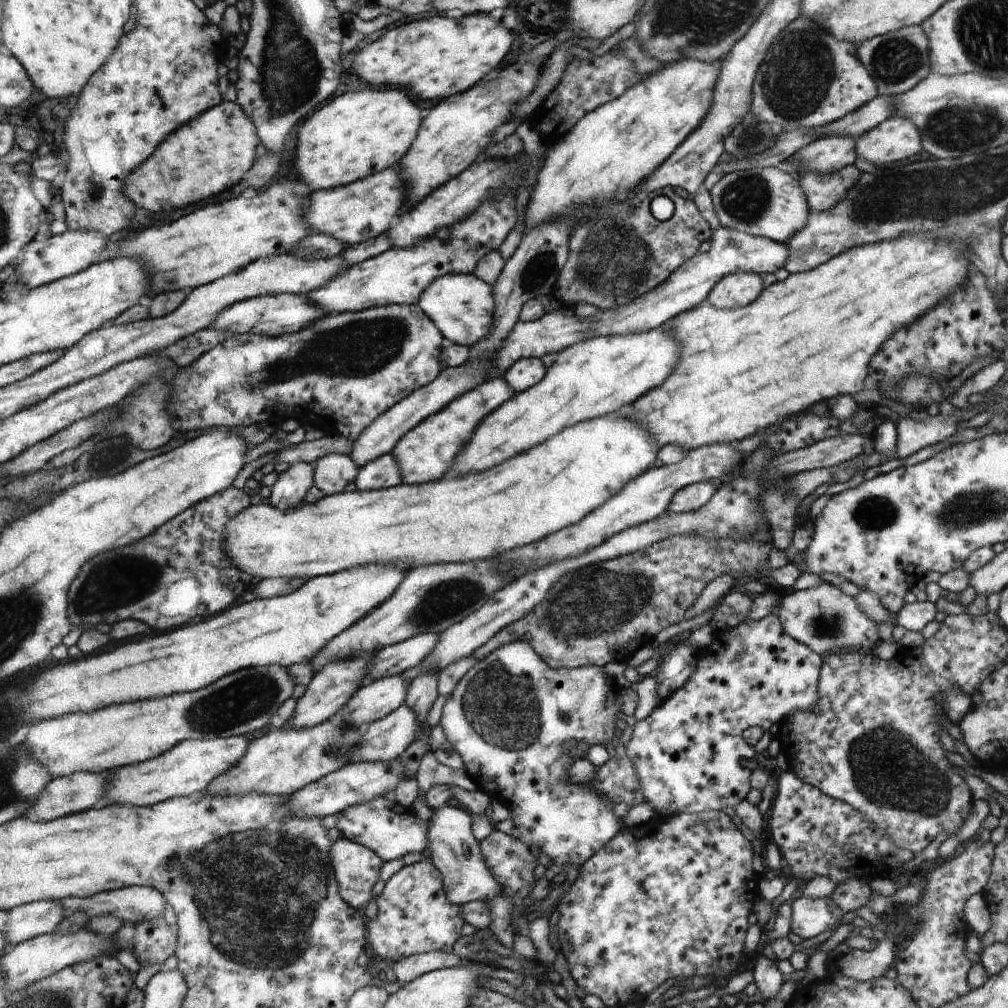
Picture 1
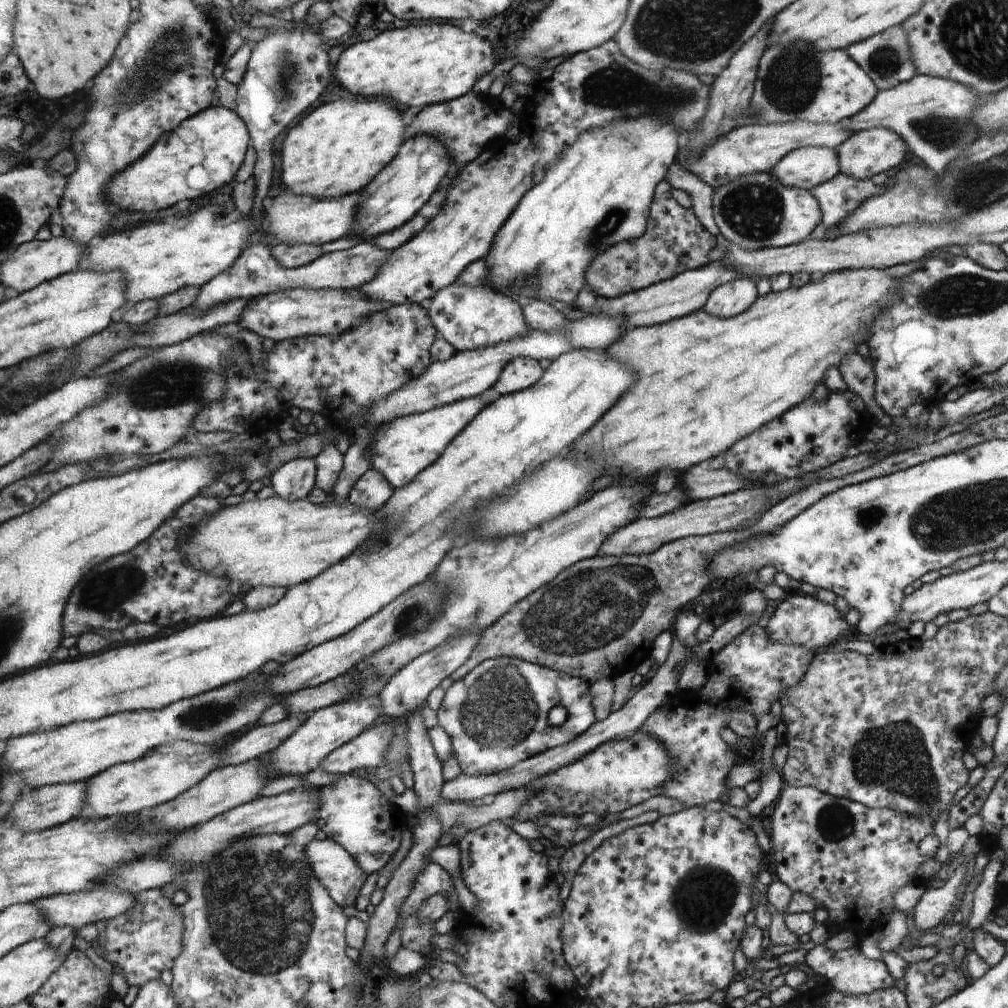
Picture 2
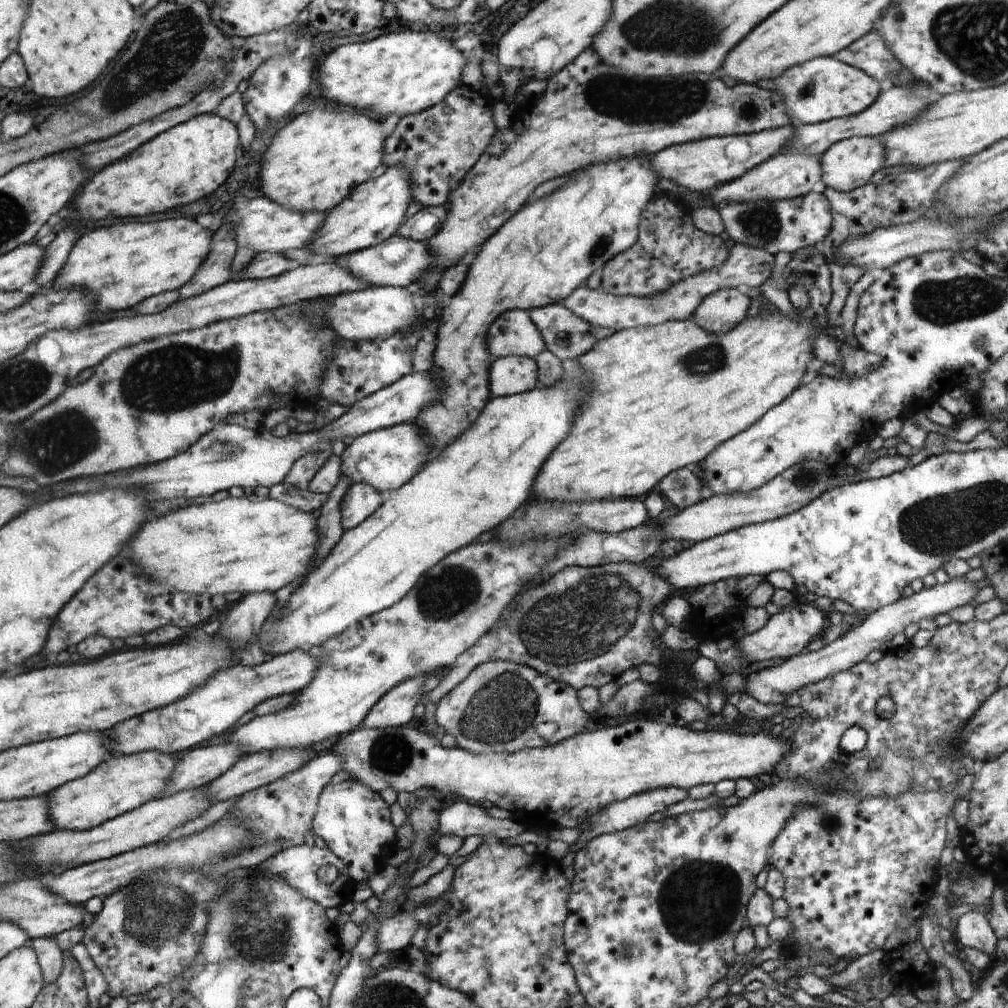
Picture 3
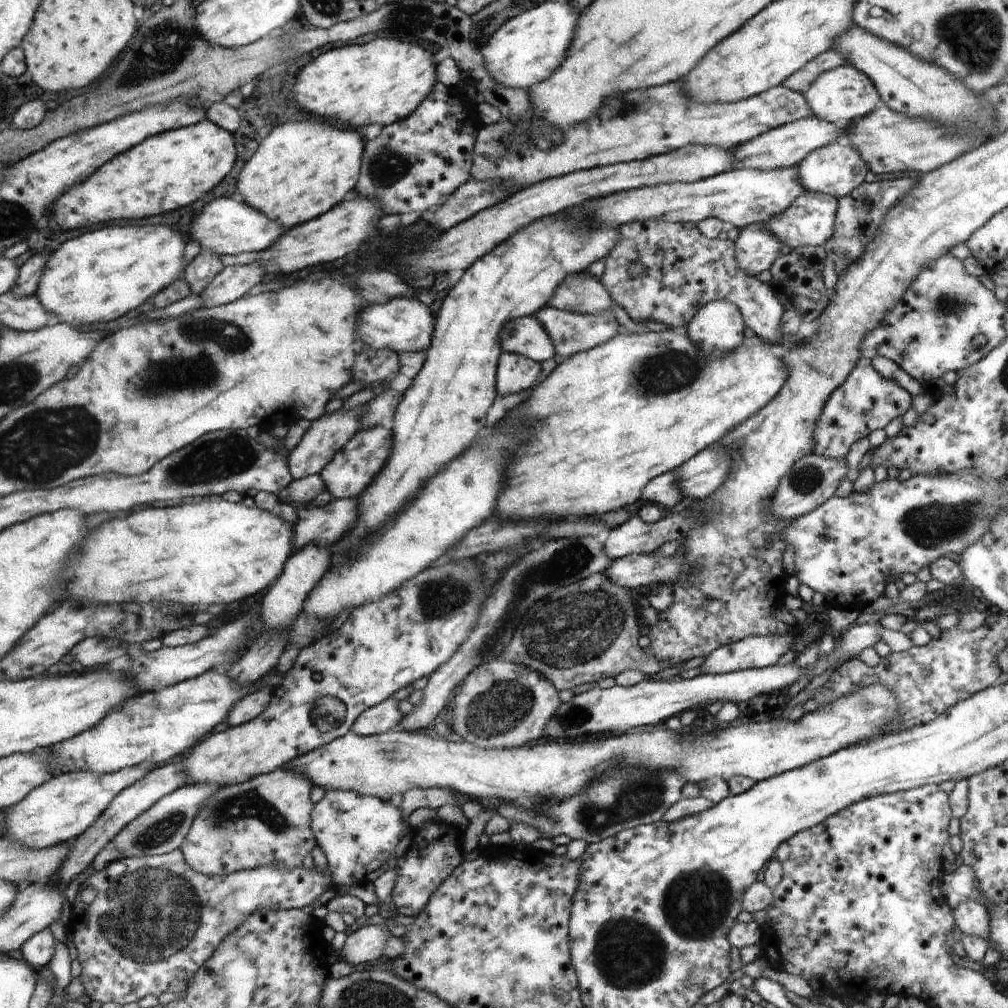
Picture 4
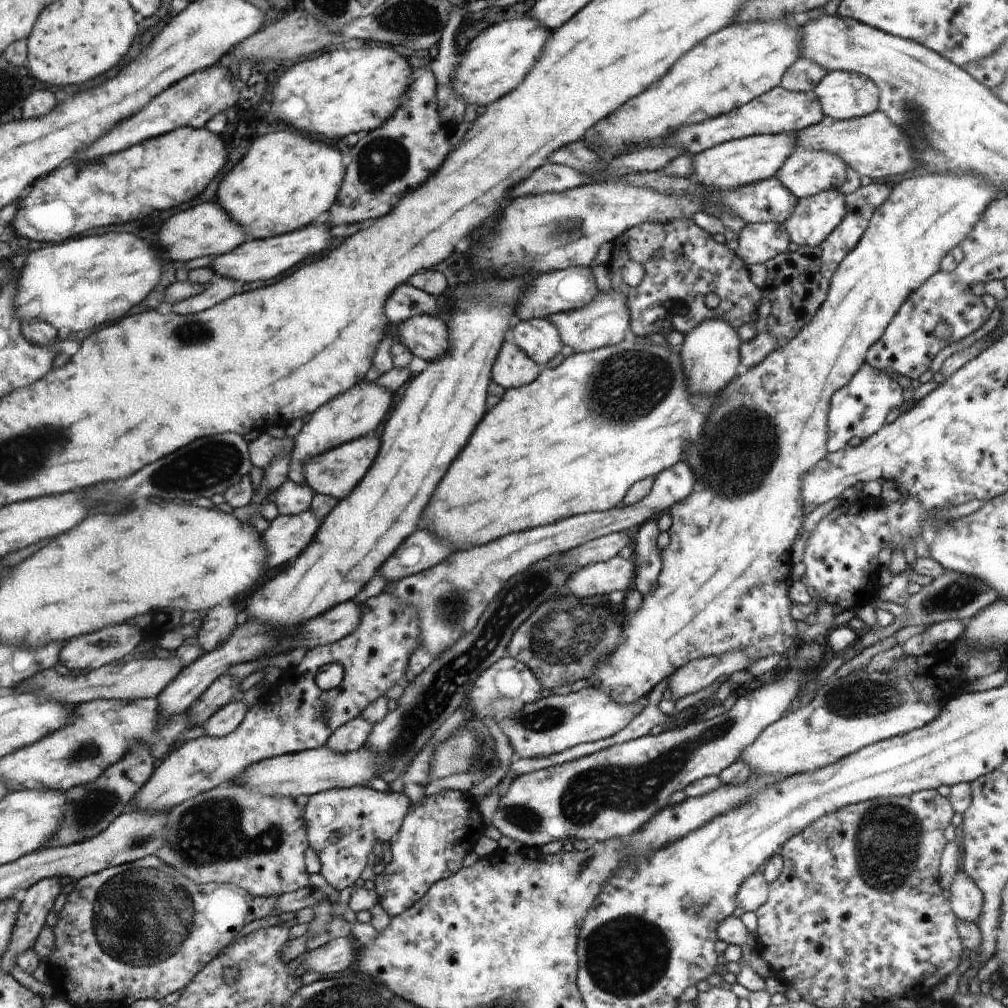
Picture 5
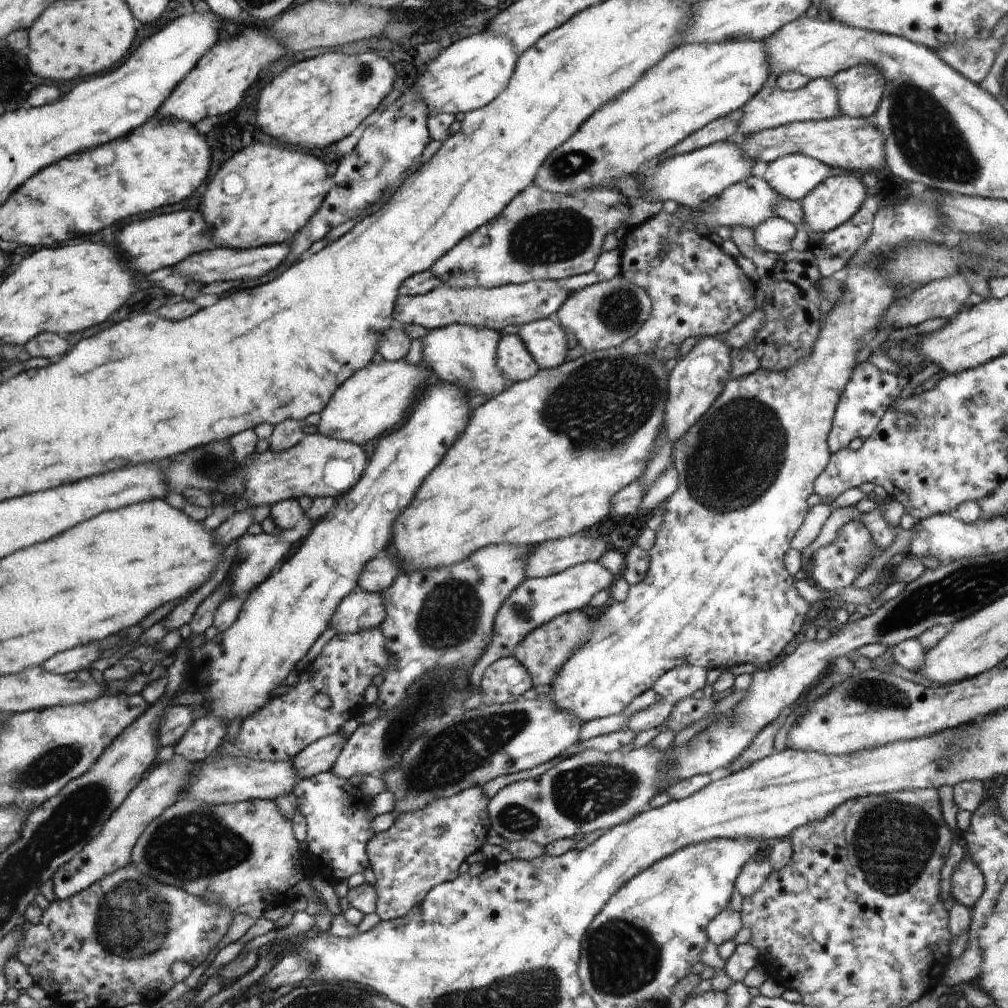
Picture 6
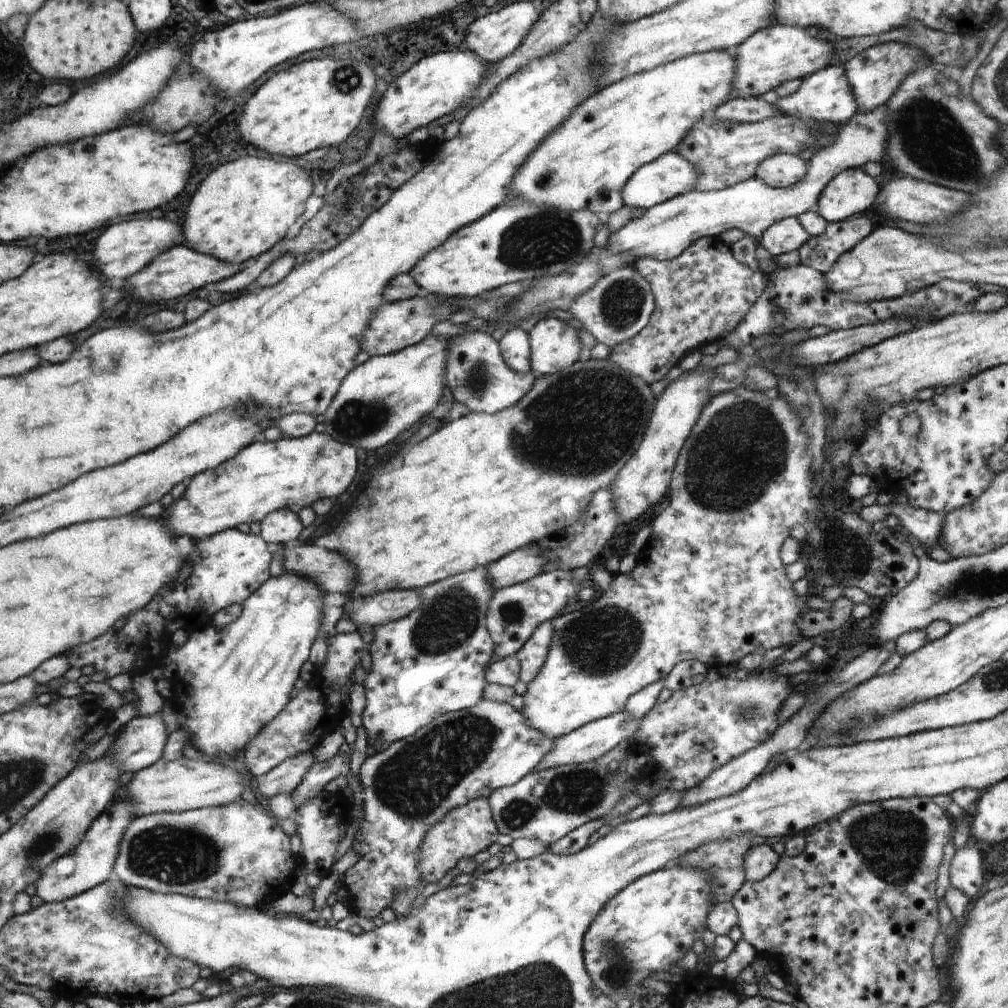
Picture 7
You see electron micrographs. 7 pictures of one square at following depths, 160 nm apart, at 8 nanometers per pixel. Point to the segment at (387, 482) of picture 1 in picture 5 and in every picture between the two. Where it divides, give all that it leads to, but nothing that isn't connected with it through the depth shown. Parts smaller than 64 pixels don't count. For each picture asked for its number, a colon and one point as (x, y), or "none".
2: (370, 492)
3: (361, 500)
4: (325, 525)
5: (287, 536)

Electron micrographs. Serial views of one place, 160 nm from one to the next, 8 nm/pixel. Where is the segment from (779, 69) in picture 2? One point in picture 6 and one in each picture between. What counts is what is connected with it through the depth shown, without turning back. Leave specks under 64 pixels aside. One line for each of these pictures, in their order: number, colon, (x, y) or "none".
3: (821, 89)
4: (844, 94)
5: (843, 95)
6: (859, 89)

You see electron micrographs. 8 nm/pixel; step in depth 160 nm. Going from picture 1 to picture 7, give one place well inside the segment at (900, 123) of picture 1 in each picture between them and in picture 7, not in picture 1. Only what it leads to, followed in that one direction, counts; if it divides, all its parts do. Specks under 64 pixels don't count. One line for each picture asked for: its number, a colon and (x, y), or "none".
2: (864, 154)
3: (848, 164)
4: (836, 168)
5: (805, 172)
6: (795, 176)
7: (782, 170)

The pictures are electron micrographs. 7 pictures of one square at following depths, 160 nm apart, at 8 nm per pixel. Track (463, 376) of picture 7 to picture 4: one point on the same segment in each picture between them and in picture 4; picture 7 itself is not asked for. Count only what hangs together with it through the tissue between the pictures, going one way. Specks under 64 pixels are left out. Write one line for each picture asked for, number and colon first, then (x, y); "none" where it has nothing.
4: (403, 325)
5: (427, 336)
6: (461, 354)

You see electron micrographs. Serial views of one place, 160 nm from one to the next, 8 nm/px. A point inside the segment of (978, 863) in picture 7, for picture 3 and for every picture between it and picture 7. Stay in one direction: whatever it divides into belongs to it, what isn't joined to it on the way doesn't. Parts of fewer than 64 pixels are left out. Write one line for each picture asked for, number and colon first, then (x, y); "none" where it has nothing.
3: (973, 930)
4: (971, 917)
5: (966, 898)
6: (967, 885)

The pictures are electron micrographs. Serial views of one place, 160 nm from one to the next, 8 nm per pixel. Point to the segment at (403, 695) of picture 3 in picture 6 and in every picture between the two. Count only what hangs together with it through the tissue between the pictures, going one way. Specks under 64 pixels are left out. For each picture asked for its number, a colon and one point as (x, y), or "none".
4: (383, 717)
5: (353, 735)
6: (319, 757)

